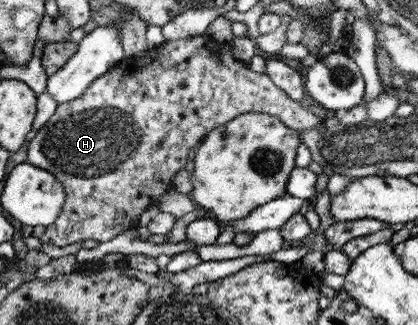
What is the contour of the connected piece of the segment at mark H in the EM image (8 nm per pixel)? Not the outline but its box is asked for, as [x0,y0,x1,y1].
[26,34,326,248]

